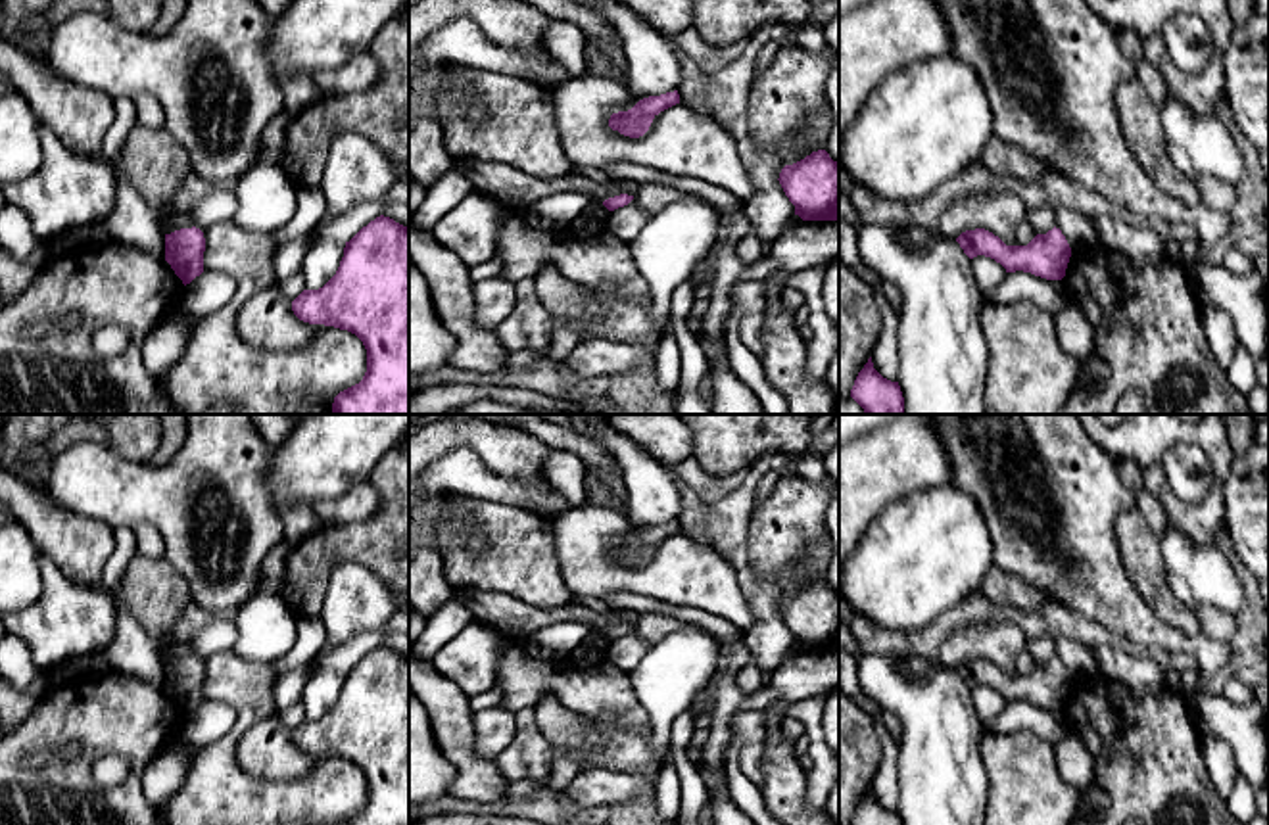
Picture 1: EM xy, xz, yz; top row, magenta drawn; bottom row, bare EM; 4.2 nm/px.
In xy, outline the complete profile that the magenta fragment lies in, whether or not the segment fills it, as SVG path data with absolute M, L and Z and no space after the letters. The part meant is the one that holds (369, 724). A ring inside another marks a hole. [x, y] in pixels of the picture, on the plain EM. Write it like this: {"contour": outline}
{"contour": "M376 647L346 672L336 704L292 731L294 744L355 764L367 779L363 810L338 825L409 825L409 658Z"}

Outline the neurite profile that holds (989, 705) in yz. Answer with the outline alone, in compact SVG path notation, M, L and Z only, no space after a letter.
M985 685L973 687L971 698L973 698L973 708L975 708L983 725L996 719L1008 704L1000 693L996 693L991 687L985 687Z

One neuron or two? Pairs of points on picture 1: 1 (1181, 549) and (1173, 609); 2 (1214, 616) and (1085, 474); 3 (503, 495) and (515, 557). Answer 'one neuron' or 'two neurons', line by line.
1: two neurons
2: two neurons
3: two neurons

